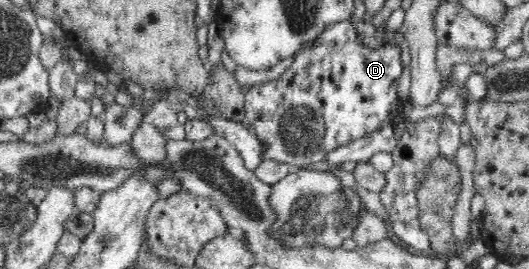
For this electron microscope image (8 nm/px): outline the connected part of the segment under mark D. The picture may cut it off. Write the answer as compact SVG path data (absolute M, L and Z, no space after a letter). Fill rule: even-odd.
M349 19L326 26L316 40L296 51L291 66L279 78L249 87L245 94L244 117L254 126L254 133L261 140L263 161L284 162L302 171L308 164L324 162L328 152L390 126L392 112L398 106L396 92L403 68L401 49L396 42L376 49L362 46L353 25Z

